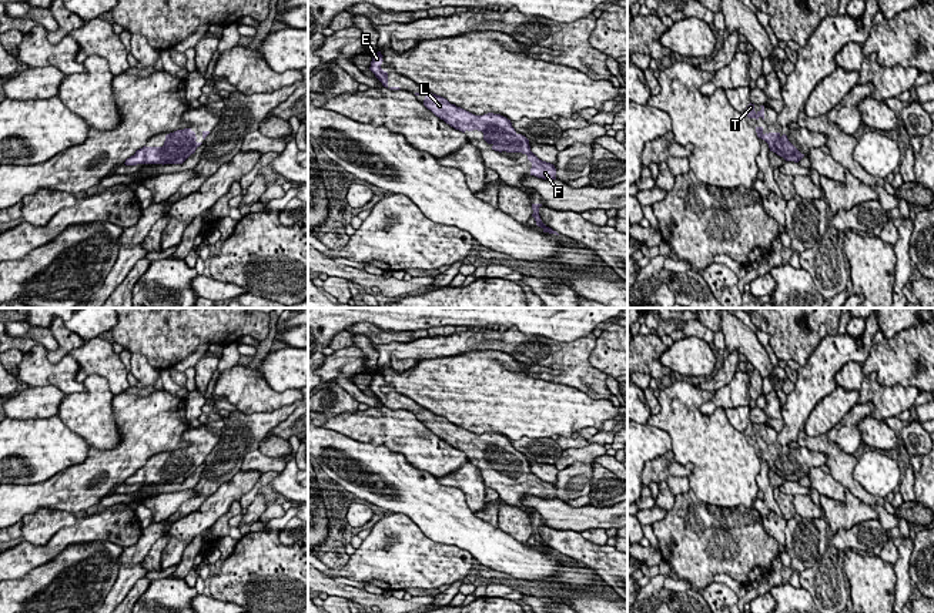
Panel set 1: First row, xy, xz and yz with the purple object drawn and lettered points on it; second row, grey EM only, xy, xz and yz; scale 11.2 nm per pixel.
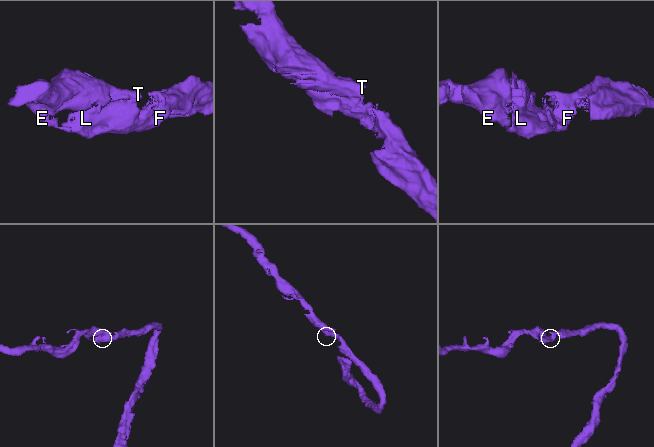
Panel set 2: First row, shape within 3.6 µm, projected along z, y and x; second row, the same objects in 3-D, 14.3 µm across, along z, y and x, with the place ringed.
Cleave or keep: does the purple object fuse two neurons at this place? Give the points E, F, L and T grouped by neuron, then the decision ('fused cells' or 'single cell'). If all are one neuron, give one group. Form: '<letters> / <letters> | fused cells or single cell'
E F L T | single cell

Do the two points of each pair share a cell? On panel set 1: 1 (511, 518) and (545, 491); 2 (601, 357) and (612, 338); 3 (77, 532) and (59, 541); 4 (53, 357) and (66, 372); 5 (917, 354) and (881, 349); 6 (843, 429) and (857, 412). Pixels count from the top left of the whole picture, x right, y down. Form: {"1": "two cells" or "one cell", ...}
{"1": "two cells", "2": "one cell", "3": "one cell", "4": "two cells", "5": "one cell", "6": "one cell"}

